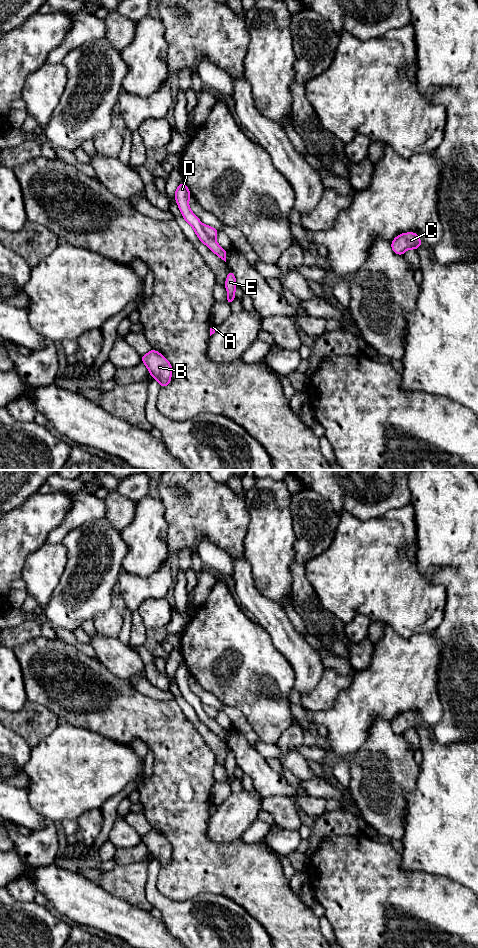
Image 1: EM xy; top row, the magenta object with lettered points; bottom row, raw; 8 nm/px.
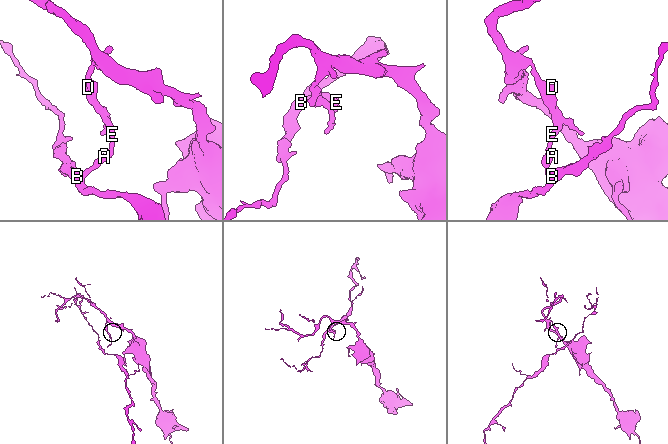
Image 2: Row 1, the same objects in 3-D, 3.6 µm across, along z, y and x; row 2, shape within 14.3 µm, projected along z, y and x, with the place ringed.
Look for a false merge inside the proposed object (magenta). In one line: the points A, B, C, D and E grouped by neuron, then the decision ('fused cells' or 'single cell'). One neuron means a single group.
groups A B D E / C; fused cells

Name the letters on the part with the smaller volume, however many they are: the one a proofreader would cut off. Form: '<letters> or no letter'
A, B, D, E

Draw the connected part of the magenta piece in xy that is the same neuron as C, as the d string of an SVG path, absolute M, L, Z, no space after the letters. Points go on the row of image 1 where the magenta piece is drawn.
M408 232L399 234L394 238L391 243L391 248L395 254L404 255L406 250L416 250L421 245L423 243L420 241L419 235L414 232Z

